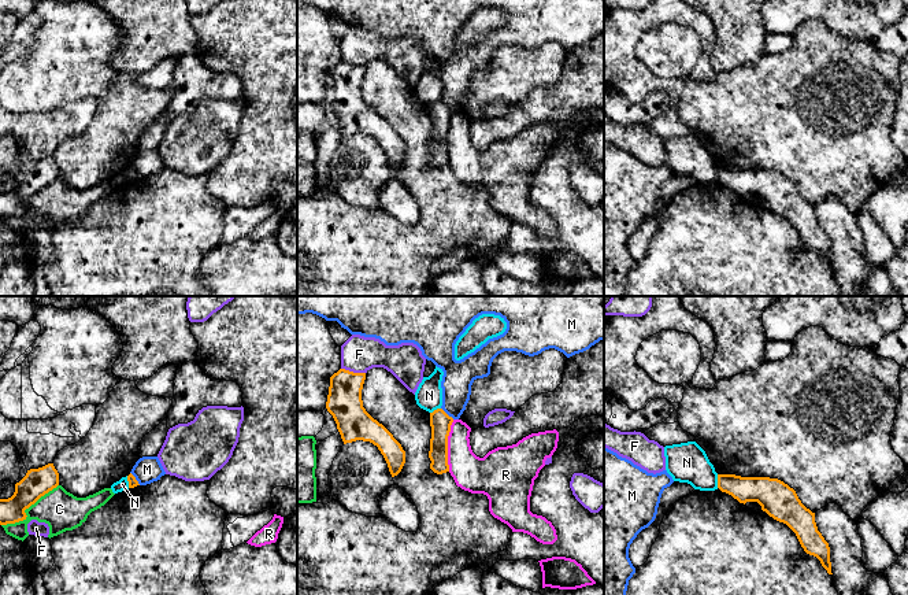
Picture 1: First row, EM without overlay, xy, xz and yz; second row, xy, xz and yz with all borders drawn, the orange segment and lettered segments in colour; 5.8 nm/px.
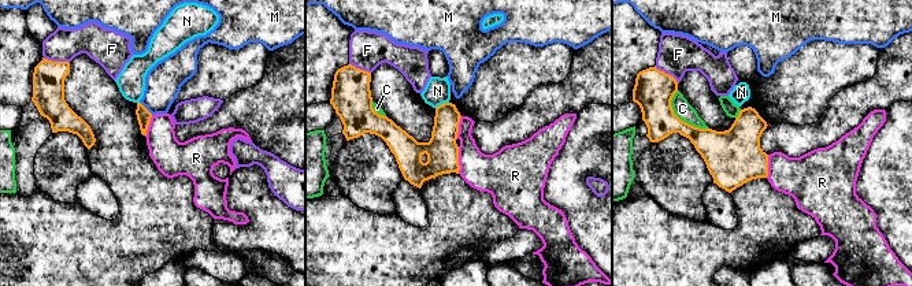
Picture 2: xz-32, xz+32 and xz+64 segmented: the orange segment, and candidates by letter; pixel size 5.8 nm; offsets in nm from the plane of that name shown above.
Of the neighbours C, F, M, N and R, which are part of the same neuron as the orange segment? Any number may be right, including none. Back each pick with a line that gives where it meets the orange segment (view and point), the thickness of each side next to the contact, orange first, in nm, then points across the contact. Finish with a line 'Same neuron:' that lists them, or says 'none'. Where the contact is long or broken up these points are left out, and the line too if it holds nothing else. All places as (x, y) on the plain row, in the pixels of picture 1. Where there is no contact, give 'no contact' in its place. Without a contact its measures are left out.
Same neuron: none

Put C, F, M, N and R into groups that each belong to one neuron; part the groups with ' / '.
C / F / M / N / R

